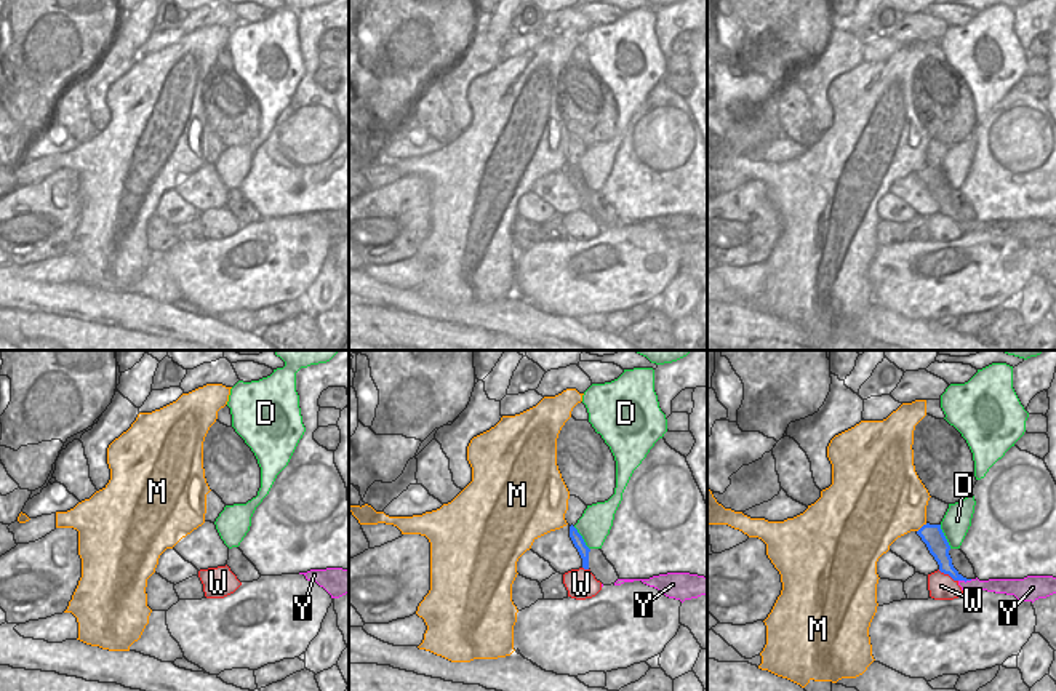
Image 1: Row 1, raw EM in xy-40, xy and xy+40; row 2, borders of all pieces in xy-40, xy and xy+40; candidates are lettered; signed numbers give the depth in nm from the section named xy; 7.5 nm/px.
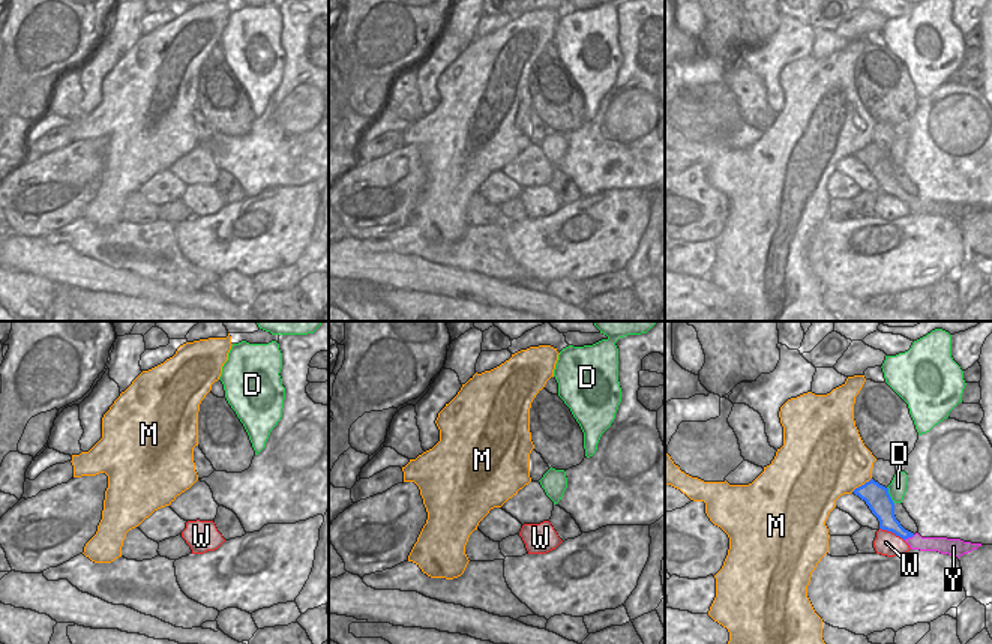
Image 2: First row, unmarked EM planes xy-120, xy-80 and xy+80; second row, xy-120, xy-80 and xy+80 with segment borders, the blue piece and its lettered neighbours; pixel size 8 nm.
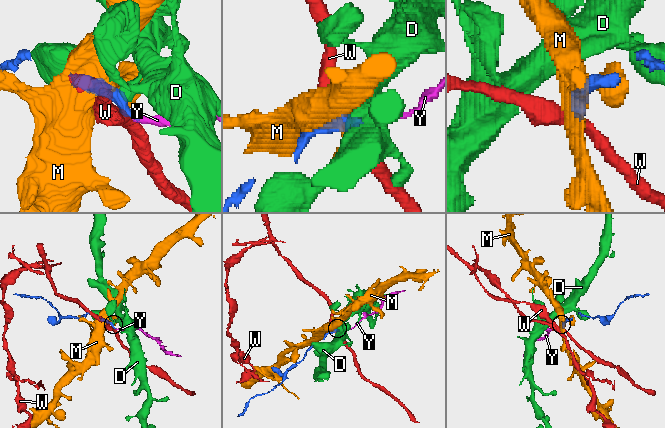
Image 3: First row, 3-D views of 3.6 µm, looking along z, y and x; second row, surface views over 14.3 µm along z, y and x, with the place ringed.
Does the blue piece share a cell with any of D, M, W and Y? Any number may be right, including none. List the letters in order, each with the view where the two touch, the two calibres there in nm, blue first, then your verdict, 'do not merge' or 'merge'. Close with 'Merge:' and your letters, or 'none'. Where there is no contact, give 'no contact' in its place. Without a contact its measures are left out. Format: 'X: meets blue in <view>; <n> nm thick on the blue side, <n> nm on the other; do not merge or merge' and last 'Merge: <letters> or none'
D: meets blue in xy+40; 170 nm thick on the blue side, 220 nm on the other; do not merge
M: meets blue in xy+40; 170 nm thick on the blue side, 440 nm on the other; do not merge
W: meets blue in xy+40; 160 nm thick on the blue side, 200 nm on the other; do not merge
Y: meets blue in xy+40; 110 nm thick on the blue side, 110 nm on the other; merge
Merge: Y

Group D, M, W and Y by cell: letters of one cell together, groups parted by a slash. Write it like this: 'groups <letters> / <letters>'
groups D / M / W / Y

